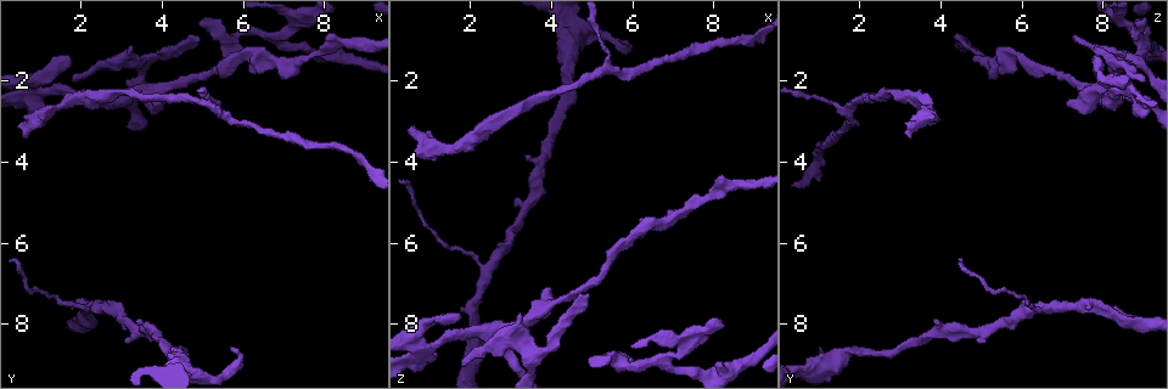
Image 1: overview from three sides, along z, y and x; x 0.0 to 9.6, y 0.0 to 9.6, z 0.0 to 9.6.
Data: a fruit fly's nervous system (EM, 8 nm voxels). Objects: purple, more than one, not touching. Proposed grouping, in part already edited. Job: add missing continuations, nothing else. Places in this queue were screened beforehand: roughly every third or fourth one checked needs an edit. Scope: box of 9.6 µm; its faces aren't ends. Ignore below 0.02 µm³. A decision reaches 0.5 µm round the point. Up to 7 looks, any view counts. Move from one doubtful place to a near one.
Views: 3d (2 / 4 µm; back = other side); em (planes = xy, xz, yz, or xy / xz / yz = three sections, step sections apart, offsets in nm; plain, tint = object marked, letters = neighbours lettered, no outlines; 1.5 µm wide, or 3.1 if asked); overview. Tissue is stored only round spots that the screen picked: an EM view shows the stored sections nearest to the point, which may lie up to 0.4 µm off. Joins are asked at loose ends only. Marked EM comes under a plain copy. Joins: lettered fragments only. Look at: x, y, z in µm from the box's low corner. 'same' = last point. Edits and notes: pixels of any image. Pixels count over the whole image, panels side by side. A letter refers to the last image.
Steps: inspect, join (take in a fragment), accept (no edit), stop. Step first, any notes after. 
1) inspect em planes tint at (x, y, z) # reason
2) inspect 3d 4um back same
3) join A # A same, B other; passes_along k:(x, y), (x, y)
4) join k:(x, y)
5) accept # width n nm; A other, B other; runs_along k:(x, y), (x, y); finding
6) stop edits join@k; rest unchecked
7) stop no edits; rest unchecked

inspect em planes letters at (8.10, 0.90, 4.45) # free end

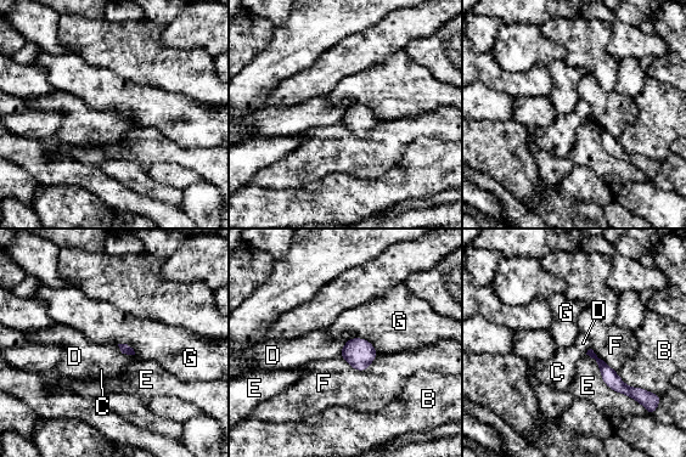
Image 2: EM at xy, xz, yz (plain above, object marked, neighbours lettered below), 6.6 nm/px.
accept # B other, C other, D other, E other, F other, G other; border 2:(378, 354), (365, 370), (339, 355); no lettered fragment goes on from it

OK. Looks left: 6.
inspect em planes tint at (1.65, 1.35, 7.85) # branch stops here

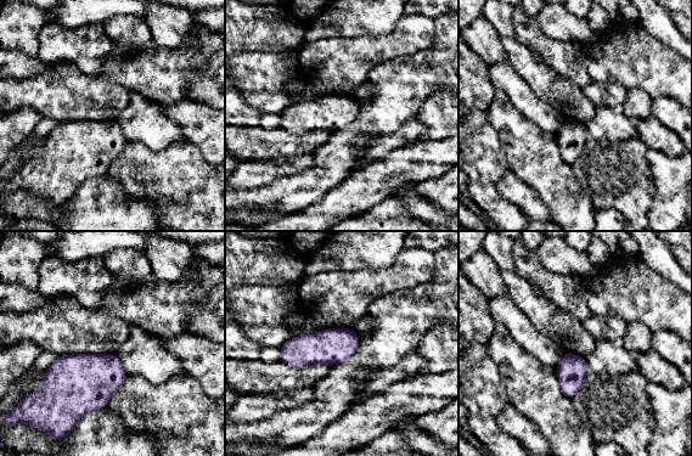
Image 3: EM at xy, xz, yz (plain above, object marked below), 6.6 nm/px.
inspect em planes letters same

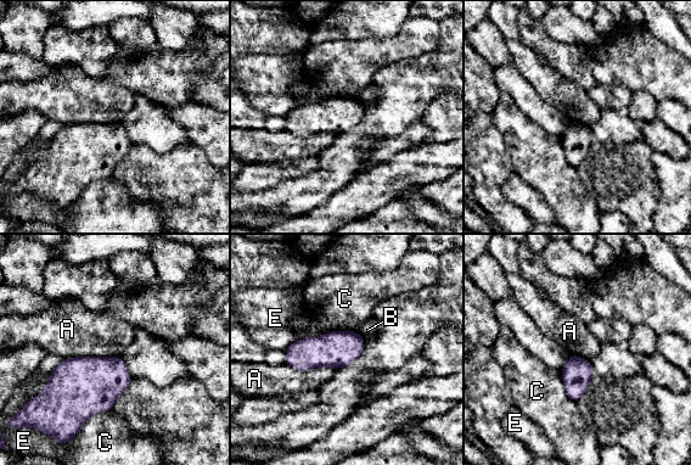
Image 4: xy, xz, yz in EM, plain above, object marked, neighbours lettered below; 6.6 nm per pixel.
accept # A other, B other, C other, E other; border 4:(121, 357), (67, 357), (63, 359); no lettered fragment goes on from it

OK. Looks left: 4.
inspect 3d 2um at (1.10, 2.80, 8.80) # branch stops here

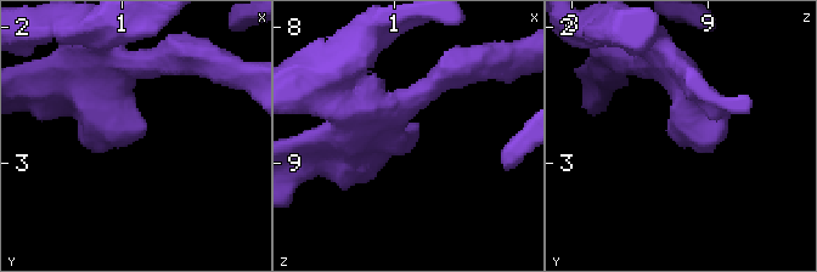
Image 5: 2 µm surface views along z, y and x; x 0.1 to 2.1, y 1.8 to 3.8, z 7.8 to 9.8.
inspect em yz step 4 tint at (1.12, 2.80, 8.80) # need the tissue

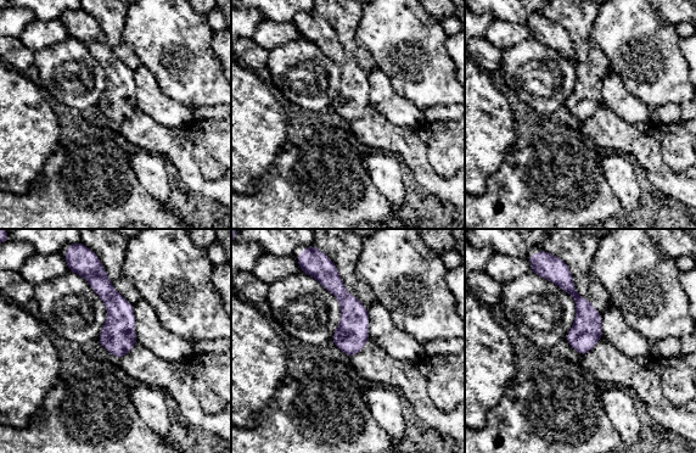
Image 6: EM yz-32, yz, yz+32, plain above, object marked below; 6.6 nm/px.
inspect em planes letters same # cut it another way

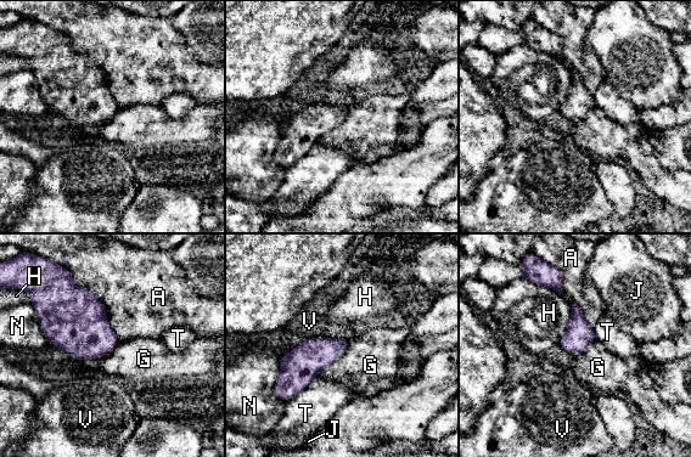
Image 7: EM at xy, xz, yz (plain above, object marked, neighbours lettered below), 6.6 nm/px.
accept # width 190 nm; A other, G other, H other, J other, N other, T other, V other; no lettered fragment goes on from it

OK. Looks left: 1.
stop no edits; rest unchecked

